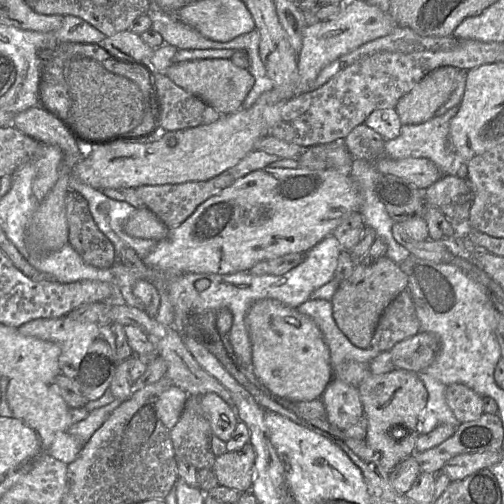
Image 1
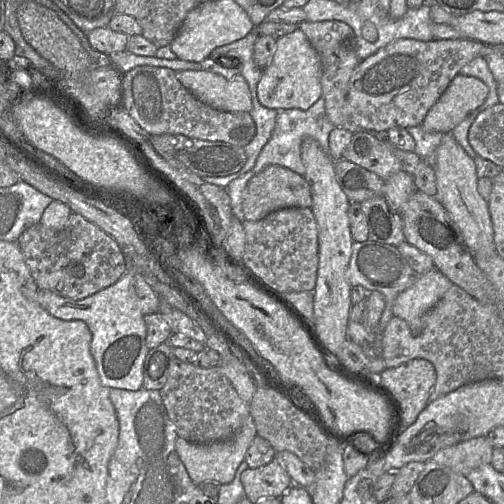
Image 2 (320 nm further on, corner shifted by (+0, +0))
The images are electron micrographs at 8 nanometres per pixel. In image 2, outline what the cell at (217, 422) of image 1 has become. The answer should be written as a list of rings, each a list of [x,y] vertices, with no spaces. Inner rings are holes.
[[[250,415],[244,420],[234,437],[229,440],[201,444],[178,436],[175,440],[175,450],[195,484],[198,485],[204,481],[228,484],[234,479],[235,473],[241,462],[244,461],[246,451],[256,435],[256,426]]]

